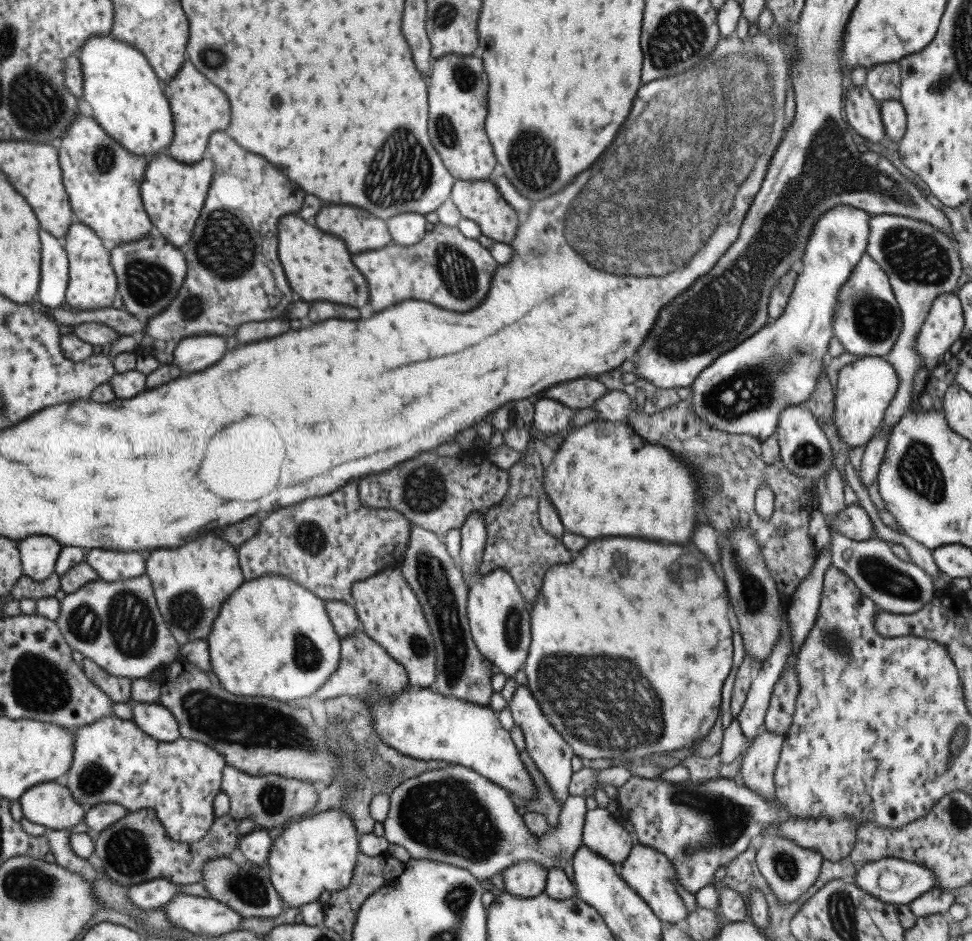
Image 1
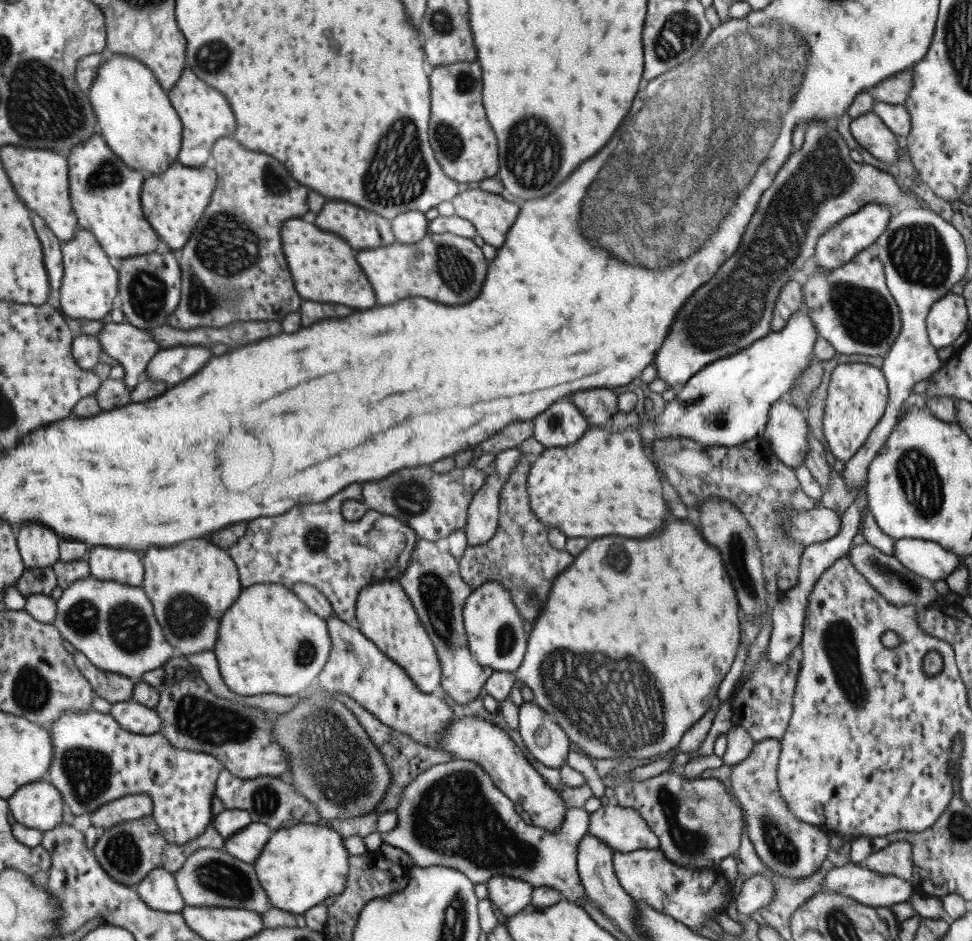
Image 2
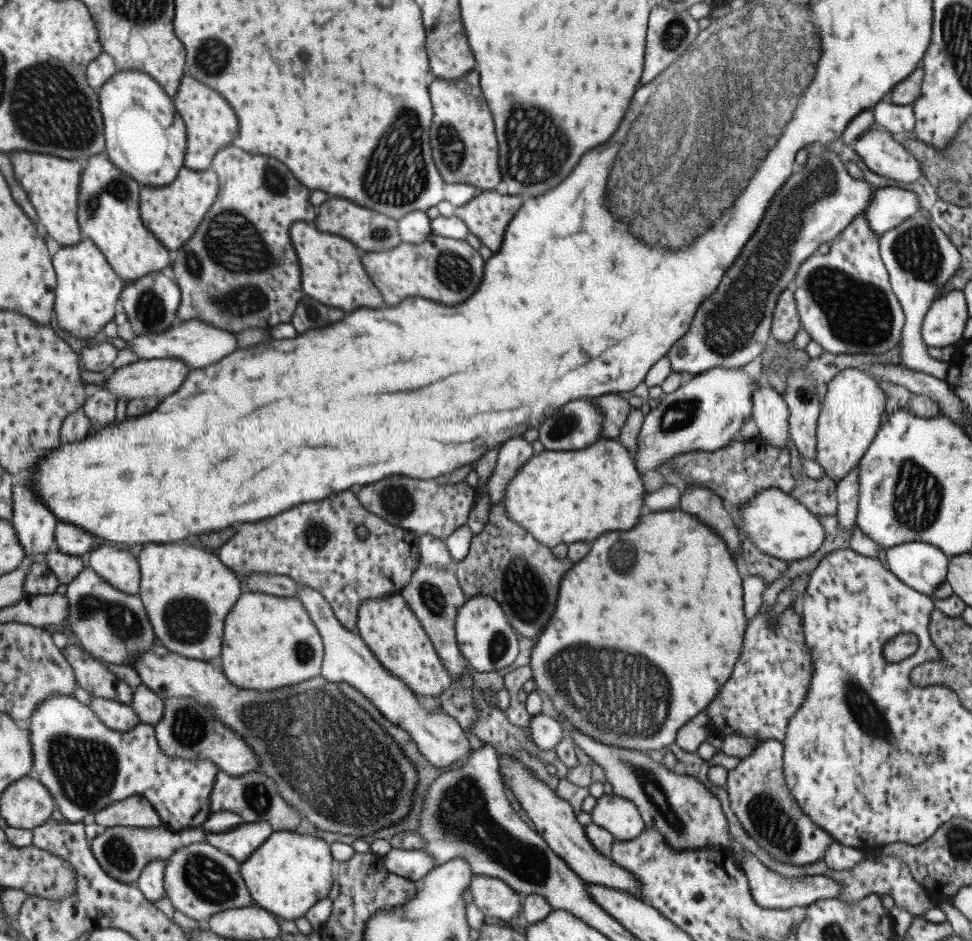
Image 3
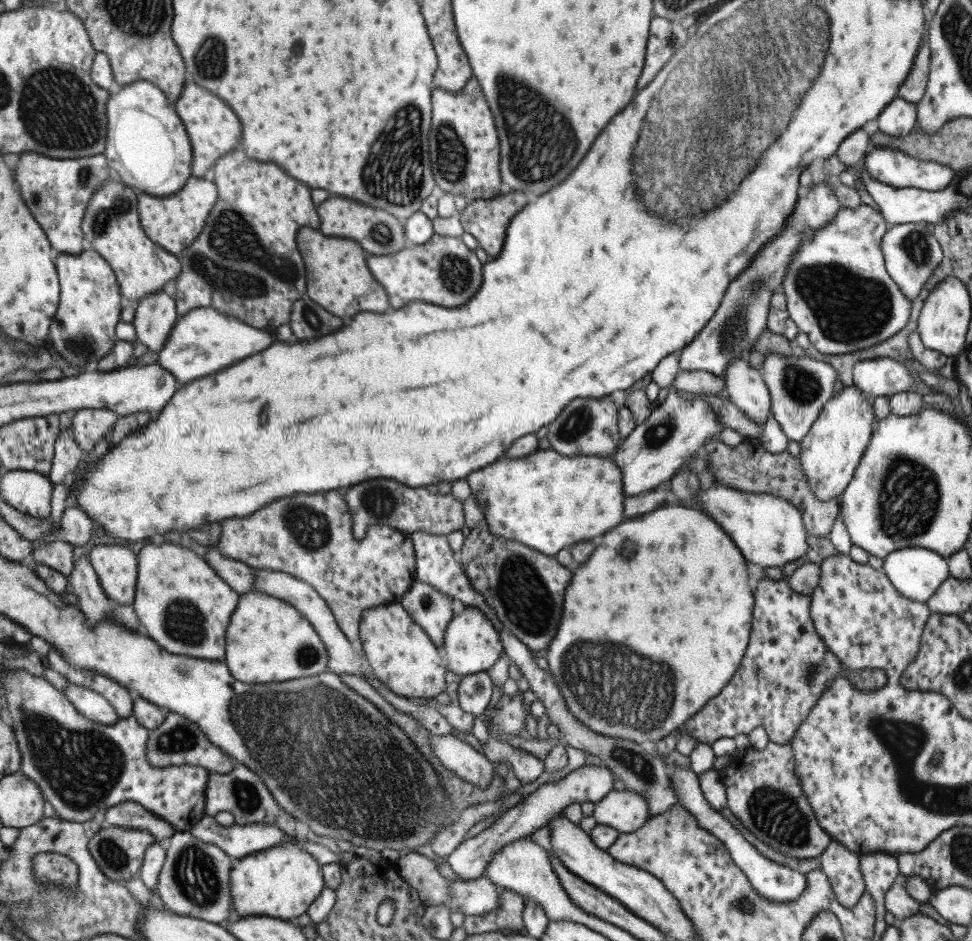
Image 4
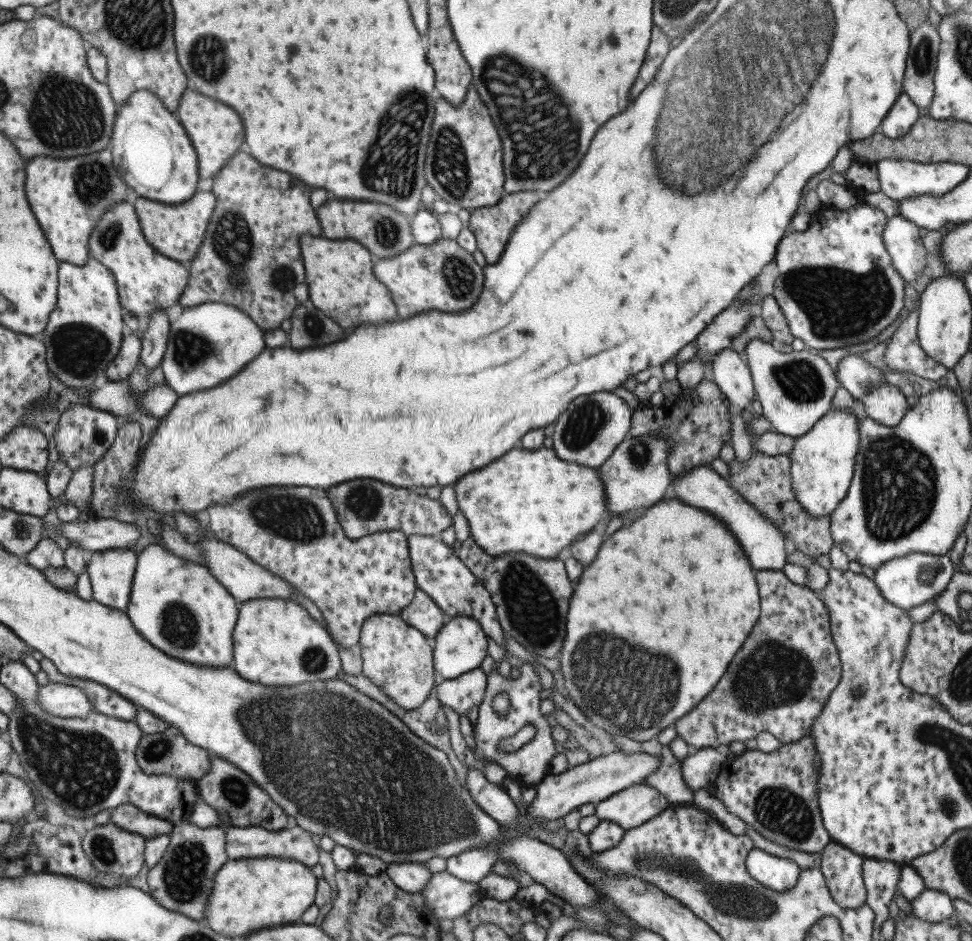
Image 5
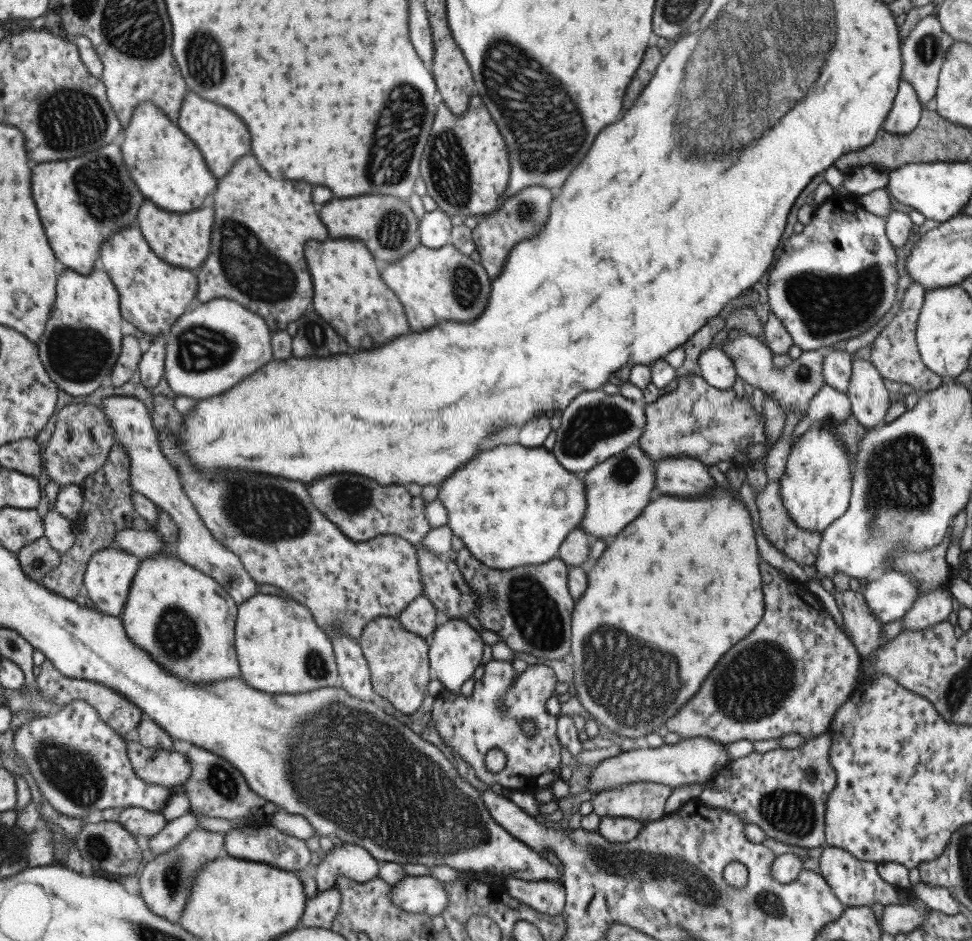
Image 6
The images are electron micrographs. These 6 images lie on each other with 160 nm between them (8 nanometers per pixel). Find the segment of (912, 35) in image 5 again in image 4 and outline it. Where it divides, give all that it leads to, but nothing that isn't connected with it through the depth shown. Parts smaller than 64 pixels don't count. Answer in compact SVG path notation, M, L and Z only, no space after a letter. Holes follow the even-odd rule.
M925 36L920 40L909 74L897 90L896 97L916 105L923 97L929 74L930 50Z

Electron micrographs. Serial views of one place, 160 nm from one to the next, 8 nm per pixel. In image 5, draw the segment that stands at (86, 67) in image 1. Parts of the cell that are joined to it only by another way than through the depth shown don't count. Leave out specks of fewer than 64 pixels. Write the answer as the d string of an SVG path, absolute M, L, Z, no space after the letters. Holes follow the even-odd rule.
M137 90L129 96L126 103L121 104L120 112L117 112L116 123L113 125L112 140L108 151L112 154L112 160L116 168L121 168L119 176L125 176L125 184L129 184L139 197L163 204L181 204L192 198L196 193L198 176L198 164L191 141L176 119L164 105L149 92L149 90Z

